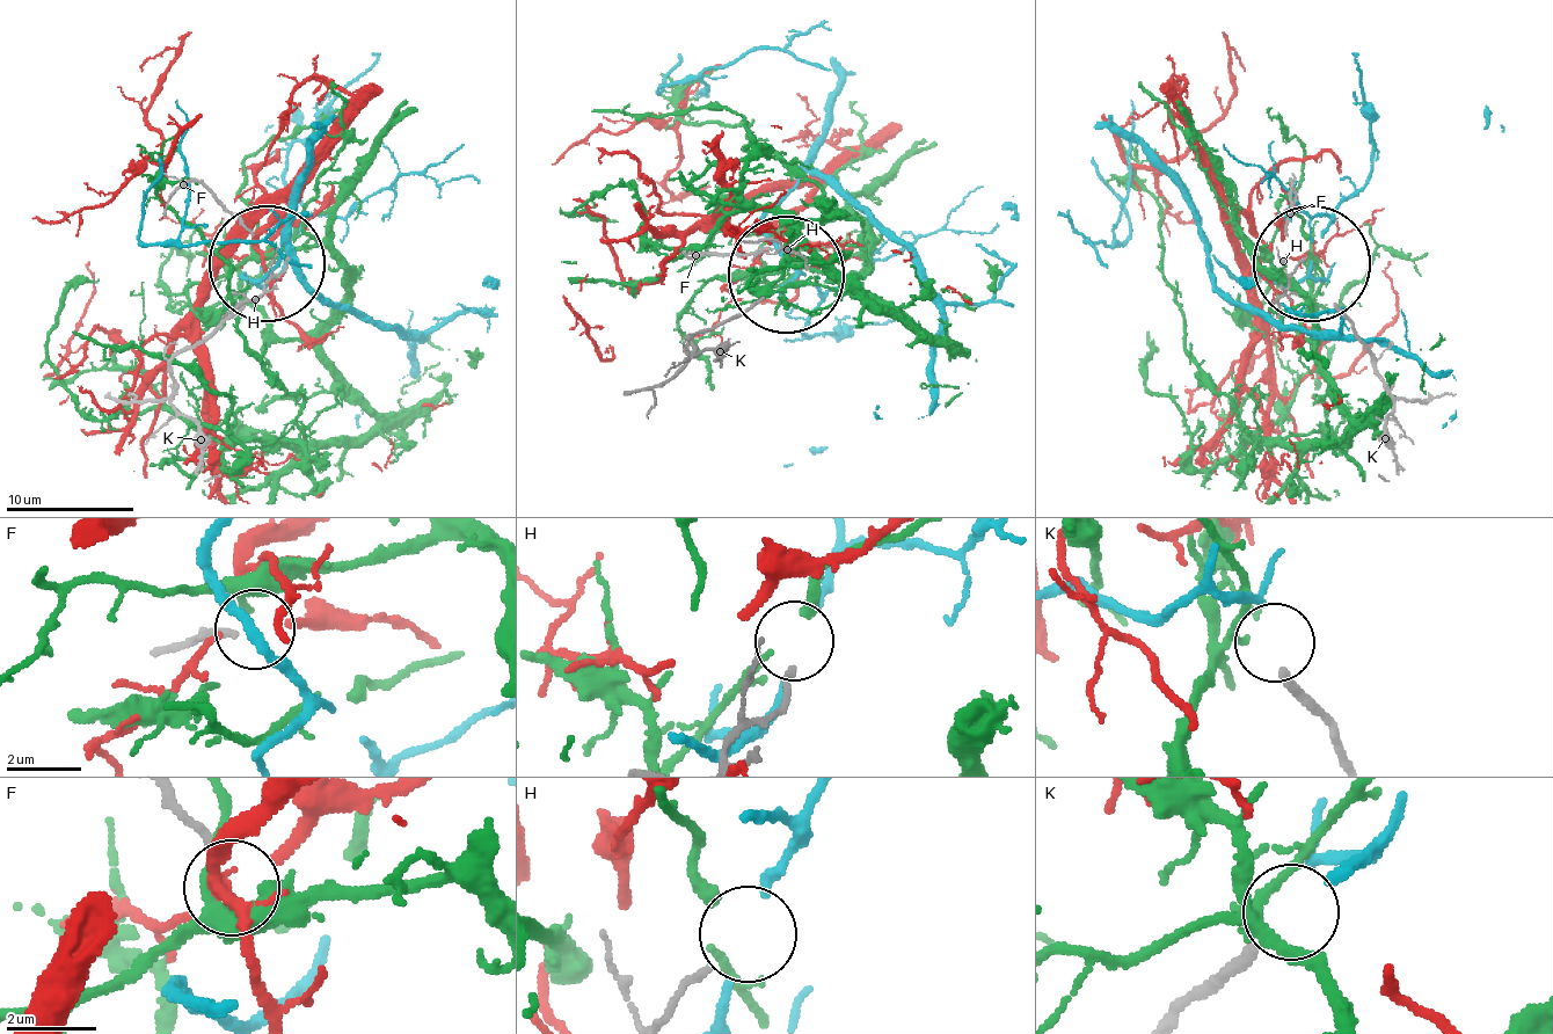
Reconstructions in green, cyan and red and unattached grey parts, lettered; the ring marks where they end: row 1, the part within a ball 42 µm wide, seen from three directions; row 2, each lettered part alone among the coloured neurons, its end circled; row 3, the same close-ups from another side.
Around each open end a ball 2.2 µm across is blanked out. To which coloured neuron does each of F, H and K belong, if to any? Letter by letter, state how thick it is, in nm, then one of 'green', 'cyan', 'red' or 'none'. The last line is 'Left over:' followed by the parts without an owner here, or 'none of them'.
F: calibre 170 nm; red
H: calibre 140 nm; none
K: calibre 240 nm; cyan
Left over: H

